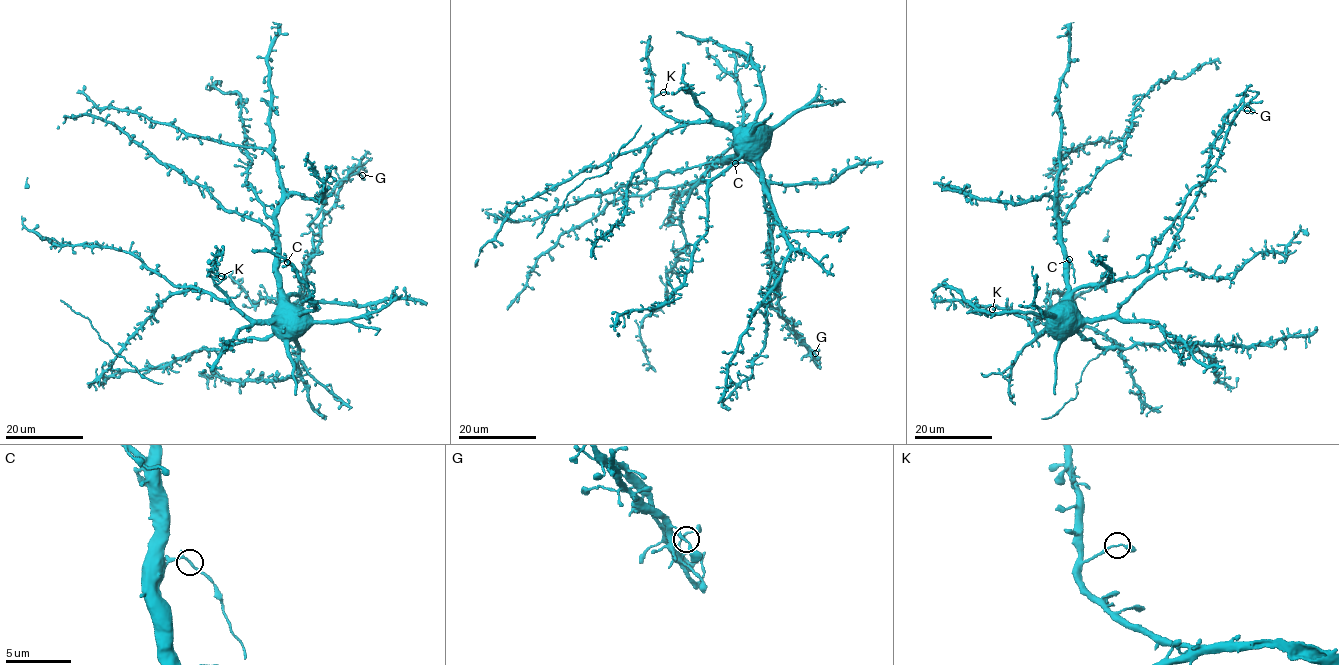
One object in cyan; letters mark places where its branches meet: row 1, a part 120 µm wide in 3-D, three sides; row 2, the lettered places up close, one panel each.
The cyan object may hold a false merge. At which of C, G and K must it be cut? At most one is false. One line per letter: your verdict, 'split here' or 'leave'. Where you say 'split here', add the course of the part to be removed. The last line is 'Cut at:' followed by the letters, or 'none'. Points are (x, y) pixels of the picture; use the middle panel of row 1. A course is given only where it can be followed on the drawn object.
C: split here; foreign part runs (735, 163), (758, 158)
G: leave
K: leave
Cut at: C

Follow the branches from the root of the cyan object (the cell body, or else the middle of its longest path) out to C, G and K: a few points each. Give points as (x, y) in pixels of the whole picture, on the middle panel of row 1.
C: (735, 151), (726, 162), (735, 163)
G: (735, 151), (766, 184), (773, 225), (766, 249), (780, 277), (777, 301), (791, 322), (791, 332), (815, 353)
K: (735, 151), (735, 138), (726, 128), (706, 122), (687, 124), (661, 111), (653, 104), (653, 98), (663, 92)

